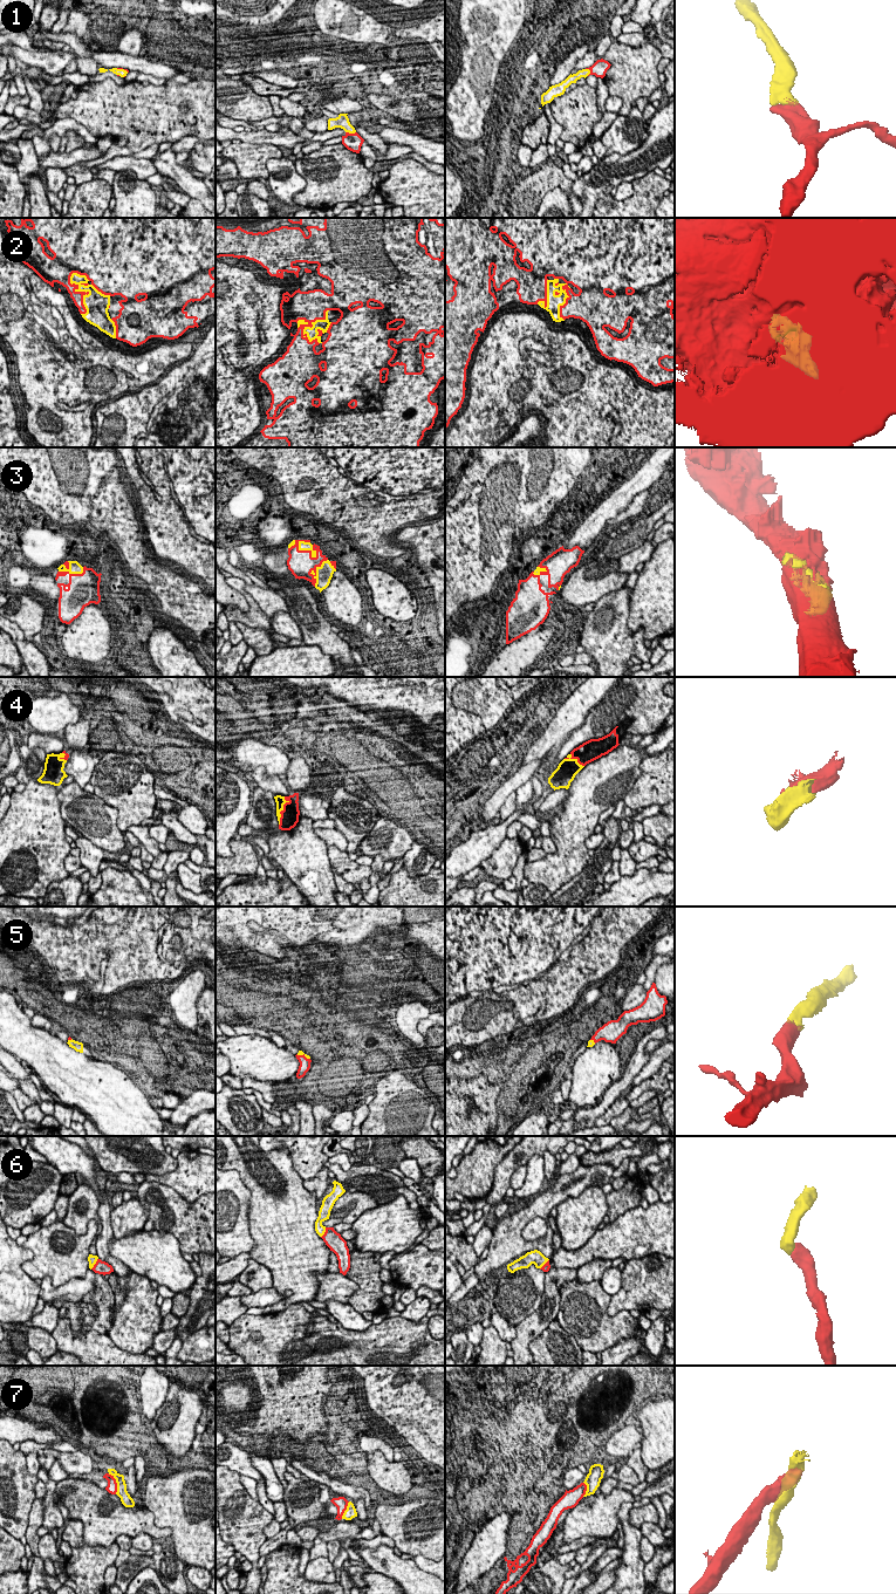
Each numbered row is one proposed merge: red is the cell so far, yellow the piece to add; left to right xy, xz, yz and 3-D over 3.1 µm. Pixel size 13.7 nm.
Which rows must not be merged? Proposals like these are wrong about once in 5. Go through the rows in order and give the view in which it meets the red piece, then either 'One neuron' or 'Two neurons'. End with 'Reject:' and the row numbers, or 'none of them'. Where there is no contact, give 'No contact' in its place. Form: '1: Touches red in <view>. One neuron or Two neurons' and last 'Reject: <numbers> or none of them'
1: Touches red in xz. One neuron
2: Touches red in xz. One neuron
3: Touches red in xz. One neuron
4: Touches red in xz. One neuron
5: Touches red in xz. One neuron
6: Touches red in xy. One neuron
7: Touches red in xy. Two neurons
Reject: 7

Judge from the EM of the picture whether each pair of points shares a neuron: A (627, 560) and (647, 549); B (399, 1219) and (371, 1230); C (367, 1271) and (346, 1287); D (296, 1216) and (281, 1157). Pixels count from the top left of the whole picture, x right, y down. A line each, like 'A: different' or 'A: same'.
A: same
B: same
C: different
D: same

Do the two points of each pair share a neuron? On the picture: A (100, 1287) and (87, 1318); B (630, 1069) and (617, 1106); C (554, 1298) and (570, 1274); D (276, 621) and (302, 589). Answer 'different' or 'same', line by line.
A: same
B: different
C: same
D: different

